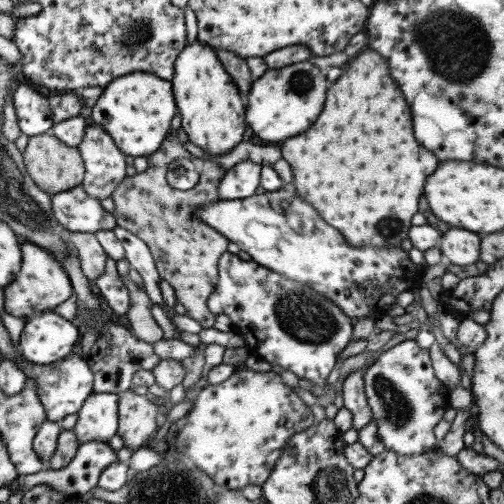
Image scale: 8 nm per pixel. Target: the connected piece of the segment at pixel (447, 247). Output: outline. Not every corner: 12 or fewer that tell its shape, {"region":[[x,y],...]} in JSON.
{"region":[[453,228],[437,248],[455,266],[479,258],[479,236]]}

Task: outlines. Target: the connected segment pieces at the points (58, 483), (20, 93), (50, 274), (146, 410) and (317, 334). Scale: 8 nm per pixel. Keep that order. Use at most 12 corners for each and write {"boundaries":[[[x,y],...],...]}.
{"boundaries":[[[106,443],[78,444],[59,470],[17,475],[6,487],[29,490],[45,483],[71,497],[96,486],[117,462]],[[29,83],[14,87],[11,104],[21,133],[32,137],[53,122],[47,96]],[[21,244],[21,272],[3,288],[15,318],[55,310],[71,296],[53,256]],[[132,390],[118,395],[116,436],[142,447],[157,428],[157,408]],[[223,252],[206,301],[250,353],[325,379],[353,320],[316,290]]]}

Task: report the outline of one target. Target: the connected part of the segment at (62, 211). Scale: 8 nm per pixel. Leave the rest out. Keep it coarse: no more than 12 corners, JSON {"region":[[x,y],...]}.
{"region":[[80,185],[50,195],[67,232],[112,230],[113,215]]}

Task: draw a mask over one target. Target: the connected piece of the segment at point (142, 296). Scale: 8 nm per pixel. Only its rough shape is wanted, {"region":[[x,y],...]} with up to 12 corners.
{"region":[[127,275],[126,312],[131,333],[149,344],[162,339],[150,314],[149,297]]}

